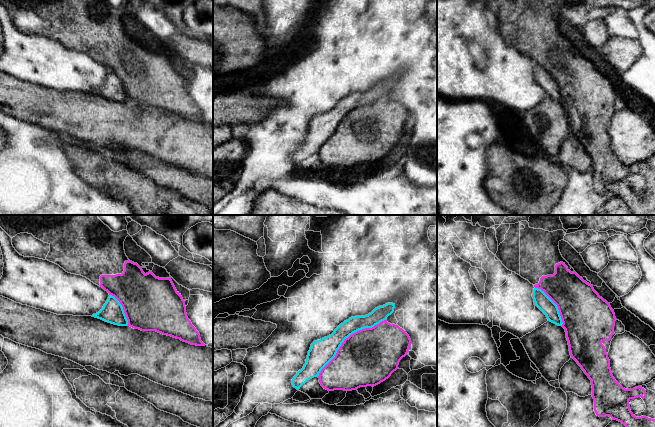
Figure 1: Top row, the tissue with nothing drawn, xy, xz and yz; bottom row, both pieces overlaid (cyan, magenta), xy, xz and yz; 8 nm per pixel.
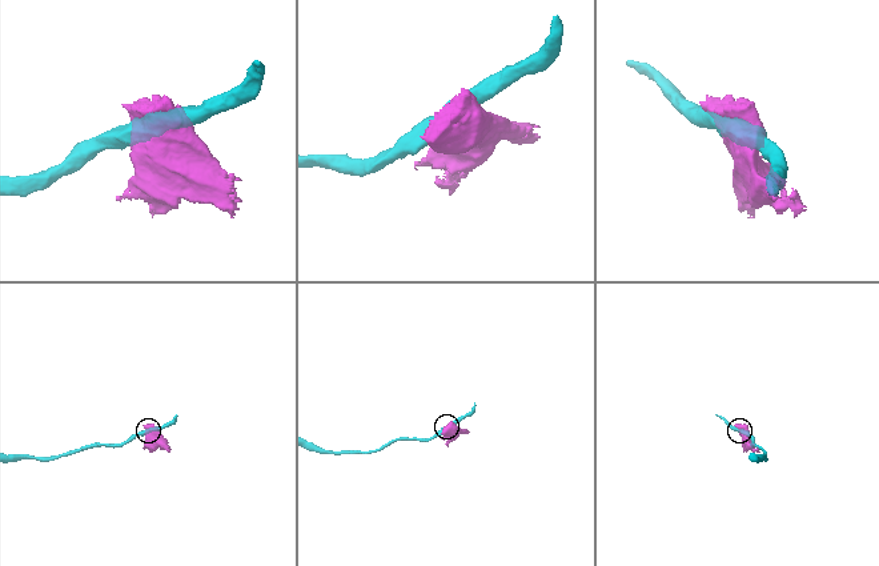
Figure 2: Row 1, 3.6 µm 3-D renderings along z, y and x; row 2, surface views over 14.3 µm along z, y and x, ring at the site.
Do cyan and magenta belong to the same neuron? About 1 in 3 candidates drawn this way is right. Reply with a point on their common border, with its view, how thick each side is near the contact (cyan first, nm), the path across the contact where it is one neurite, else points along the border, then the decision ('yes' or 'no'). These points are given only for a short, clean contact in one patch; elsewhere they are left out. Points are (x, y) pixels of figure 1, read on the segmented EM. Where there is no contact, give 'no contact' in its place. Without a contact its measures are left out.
meets cyan in xz at (346, 337); 200 nm thick on the cyan side, 460 nm on the other; no

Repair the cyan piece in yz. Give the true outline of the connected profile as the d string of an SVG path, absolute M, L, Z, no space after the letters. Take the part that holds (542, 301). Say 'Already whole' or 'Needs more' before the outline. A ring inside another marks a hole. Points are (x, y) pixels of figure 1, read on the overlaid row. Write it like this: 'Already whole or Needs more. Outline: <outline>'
Already whole. Outline: M534 288L533 299L535 305L546 315L548 321L562 326L563 322L557 305L544 293L544 291Z

